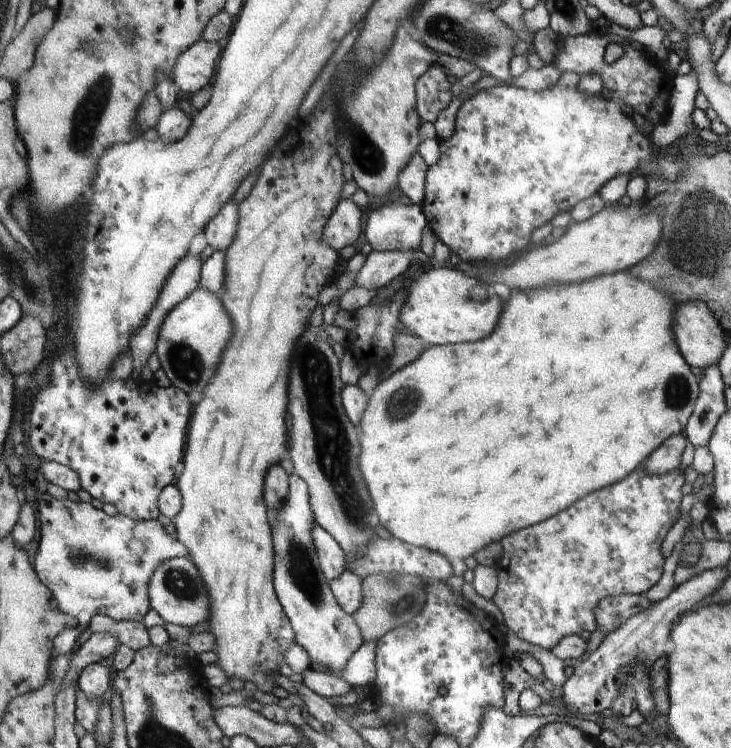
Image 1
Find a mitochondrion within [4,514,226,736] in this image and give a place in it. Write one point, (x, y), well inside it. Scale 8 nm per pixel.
(179, 582)

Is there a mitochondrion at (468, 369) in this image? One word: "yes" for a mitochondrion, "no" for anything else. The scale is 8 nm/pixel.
no

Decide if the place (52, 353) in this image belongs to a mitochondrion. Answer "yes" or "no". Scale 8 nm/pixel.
no

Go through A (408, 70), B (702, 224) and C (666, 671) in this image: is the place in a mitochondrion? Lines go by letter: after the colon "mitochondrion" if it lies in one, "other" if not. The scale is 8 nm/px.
A: other
B: mitochondrion
C: other

